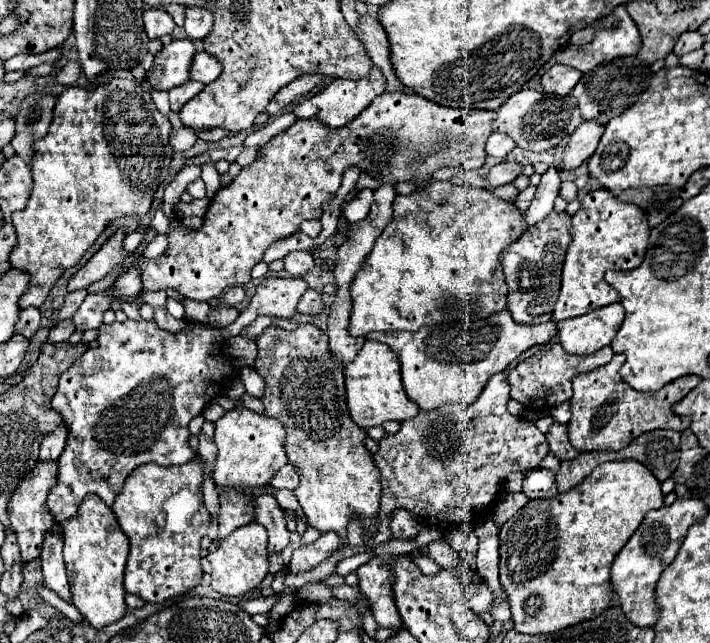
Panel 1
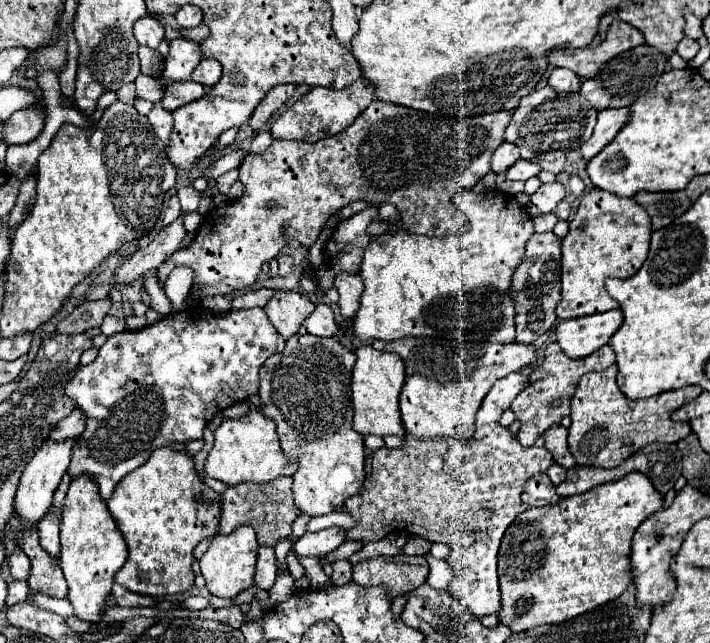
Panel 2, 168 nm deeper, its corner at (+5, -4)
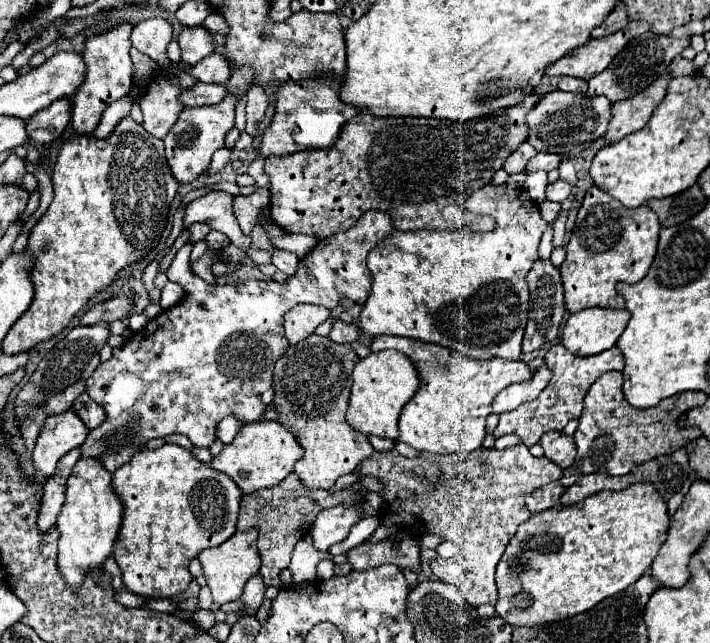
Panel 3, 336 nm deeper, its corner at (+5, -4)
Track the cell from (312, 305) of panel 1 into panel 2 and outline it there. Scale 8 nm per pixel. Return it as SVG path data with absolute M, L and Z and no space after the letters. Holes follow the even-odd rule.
M316 304L314 312L304 318L304 328L314 336L332 336L338 328L332 308L328 304Z

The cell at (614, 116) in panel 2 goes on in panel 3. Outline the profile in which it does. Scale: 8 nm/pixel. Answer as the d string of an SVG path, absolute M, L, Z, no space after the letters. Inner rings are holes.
M666 70L656 82L652 82L644 92L630 96L626 100L618 100L612 106L612 120L608 124L608 132L606 132L606 144L610 142L618 142L624 136L640 130L646 126L646 122L652 116L652 110L662 102L662 98L666 96L666 88L668 82L672 80L670 70Z

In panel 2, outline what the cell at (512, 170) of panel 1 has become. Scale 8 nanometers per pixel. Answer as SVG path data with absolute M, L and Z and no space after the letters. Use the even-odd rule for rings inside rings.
M518 160L516 164L512 164L512 166L504 172L504 176L506 176L508 180L528 180L528 178L536 176L538 172L540 172L540 166L538 166L538 164L528 162L528 160Z

